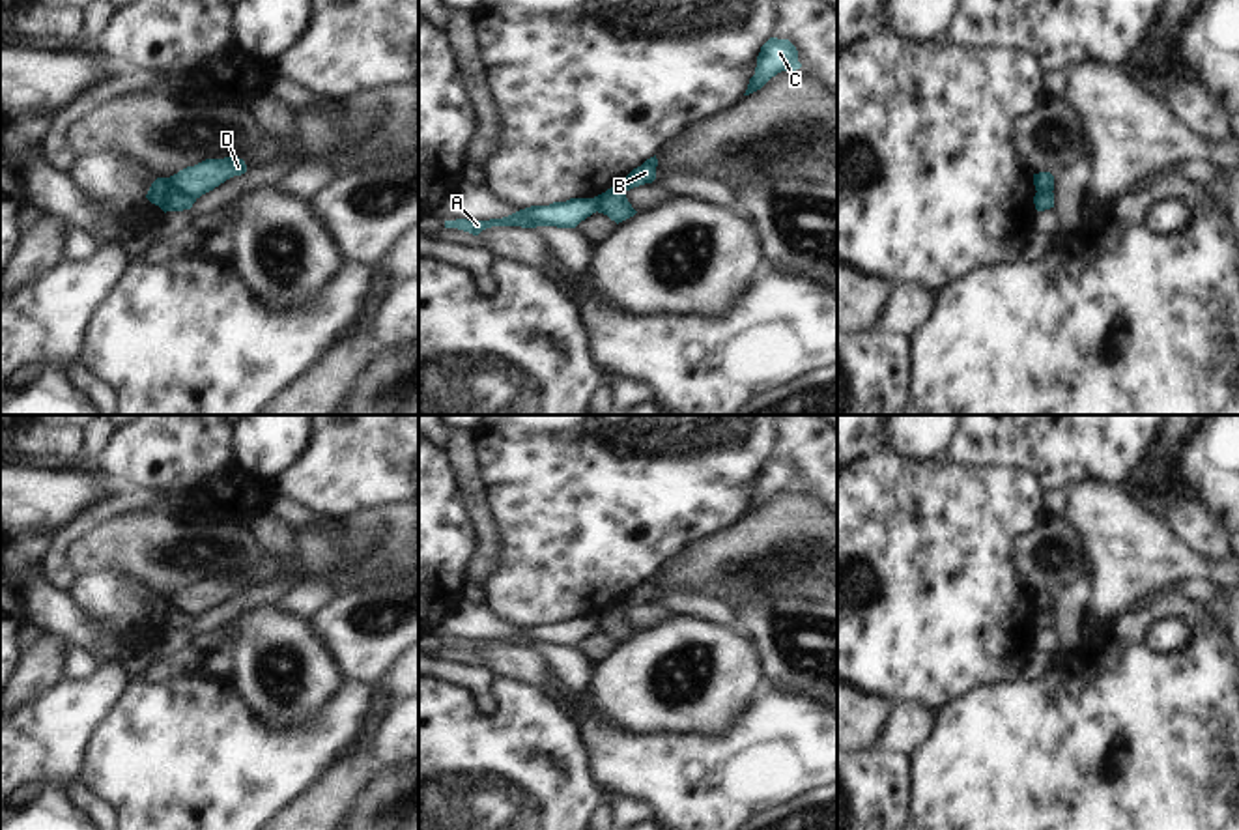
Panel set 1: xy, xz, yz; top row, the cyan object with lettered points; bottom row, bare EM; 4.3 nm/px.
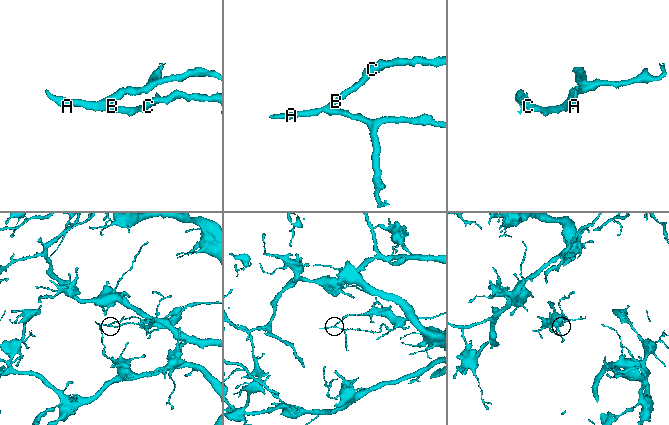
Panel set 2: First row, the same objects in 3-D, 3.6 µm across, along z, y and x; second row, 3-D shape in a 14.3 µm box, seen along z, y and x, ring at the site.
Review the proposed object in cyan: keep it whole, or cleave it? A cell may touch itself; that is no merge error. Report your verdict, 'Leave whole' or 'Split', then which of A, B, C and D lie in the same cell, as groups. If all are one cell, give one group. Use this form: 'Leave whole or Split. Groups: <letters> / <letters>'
Split. Groups: A B C / D

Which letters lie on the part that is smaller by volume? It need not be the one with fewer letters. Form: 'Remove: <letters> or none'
Remove: D

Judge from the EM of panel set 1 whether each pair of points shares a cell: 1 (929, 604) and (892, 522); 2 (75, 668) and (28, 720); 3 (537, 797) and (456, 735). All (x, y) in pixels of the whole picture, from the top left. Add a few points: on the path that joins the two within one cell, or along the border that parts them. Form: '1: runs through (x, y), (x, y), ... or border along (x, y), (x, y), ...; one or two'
1: runs through (909, 584), (894, 569), (892, 543); one
2: border along (99, 662), (81, 679), (66, 677); two
3: runs through (516, 795), (477, 756); one

